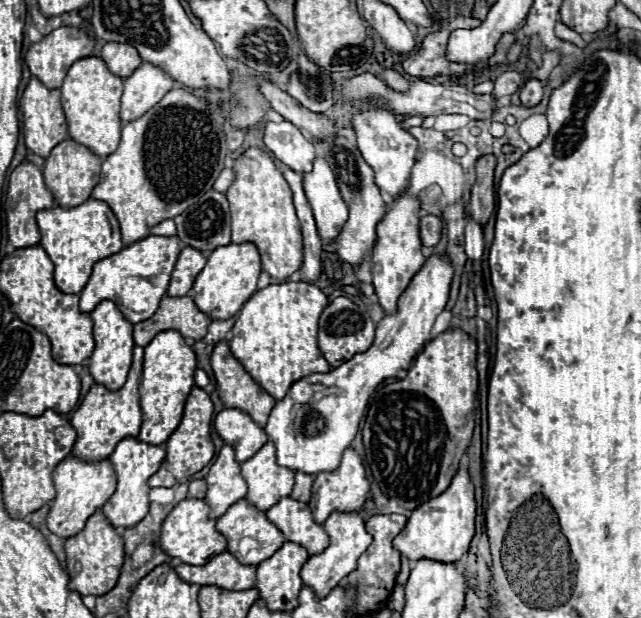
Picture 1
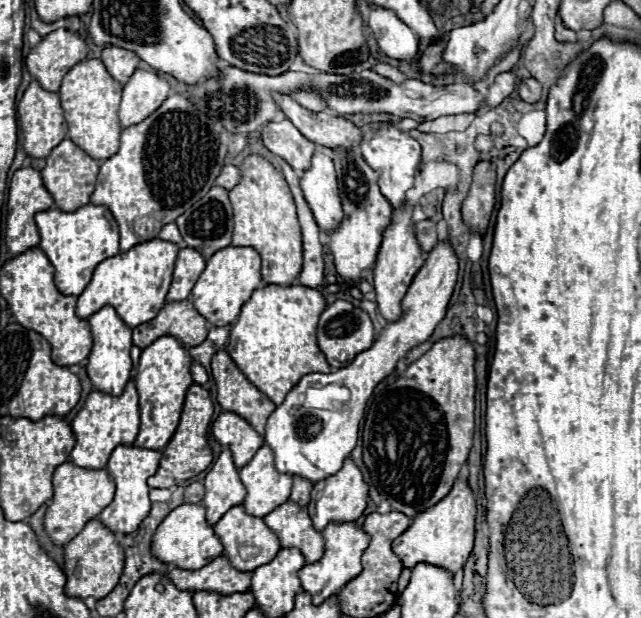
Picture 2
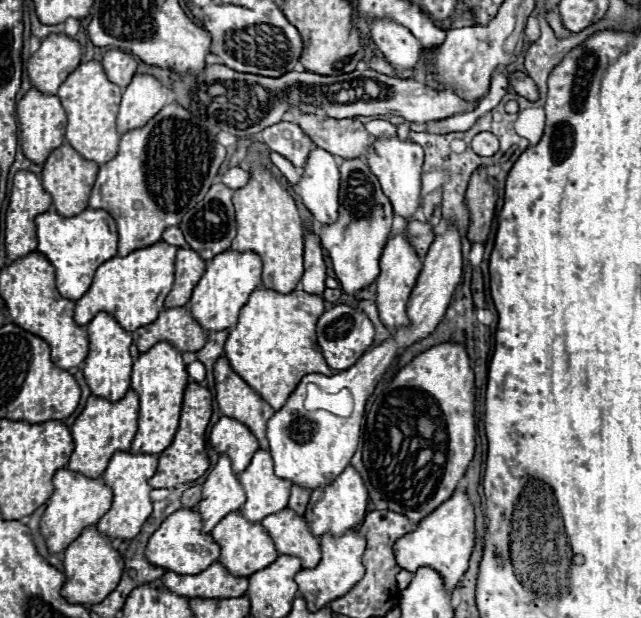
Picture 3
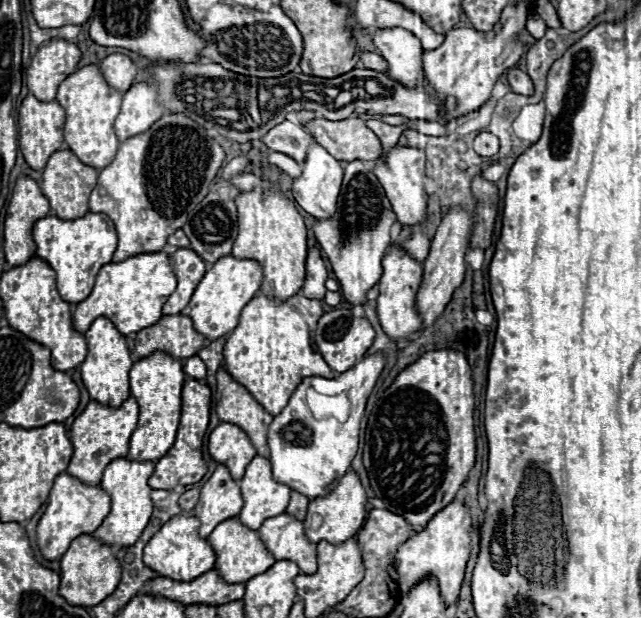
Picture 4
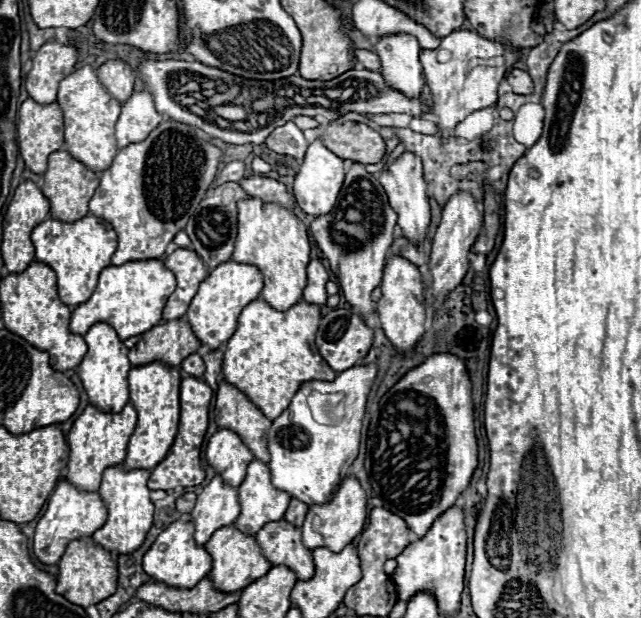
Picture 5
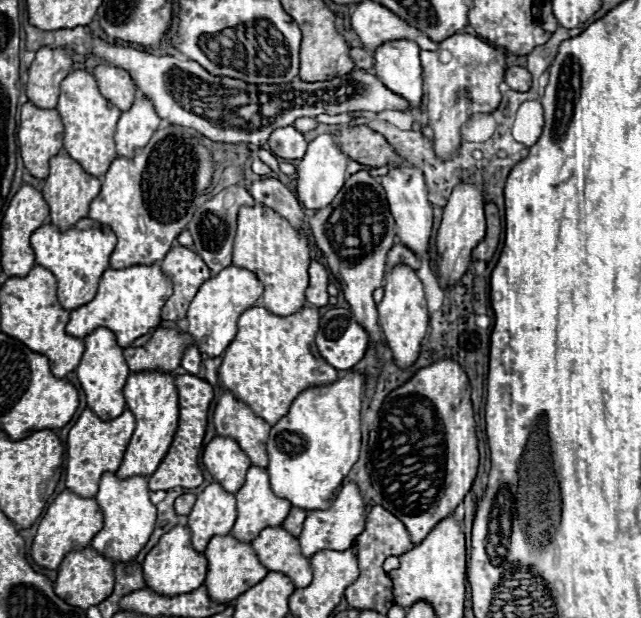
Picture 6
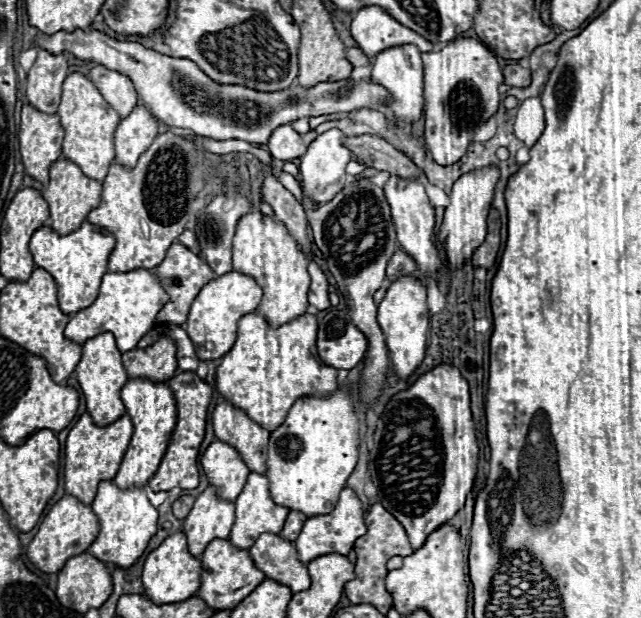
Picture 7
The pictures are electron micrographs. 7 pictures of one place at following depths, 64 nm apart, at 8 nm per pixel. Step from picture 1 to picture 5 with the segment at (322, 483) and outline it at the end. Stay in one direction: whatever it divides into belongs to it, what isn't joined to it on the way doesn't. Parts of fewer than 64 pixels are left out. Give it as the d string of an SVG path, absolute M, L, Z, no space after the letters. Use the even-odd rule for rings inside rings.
M346 476L340 482L340 486L338 486L338 490L336 490L336 494L332 496L330 502L310 506L310 510L306 514L306 520L304 520L304 526L302 526L304 546L308 546L310 550L326 546L326 548L338 552L362 532L366 516L368 516L368 512L366 512L366 494L364 494L360 482L354 476Z

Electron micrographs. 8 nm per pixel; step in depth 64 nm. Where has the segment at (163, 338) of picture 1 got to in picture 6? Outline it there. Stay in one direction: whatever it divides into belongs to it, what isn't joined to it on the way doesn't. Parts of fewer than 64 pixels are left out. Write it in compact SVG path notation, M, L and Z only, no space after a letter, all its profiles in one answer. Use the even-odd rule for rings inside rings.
M144 370L144 372L132 372L128 376L128 382L124 386L124 396L128 408L136 416L136 430L130 438L130 444L126 448L122 466L116 474L120 478L128 478L128 474L144 474L150 476L152 470L162 462L164 454L168 452L168 446L172 444L174 432L178 428L178 392L174 386L174 374L158 372L158 370Z

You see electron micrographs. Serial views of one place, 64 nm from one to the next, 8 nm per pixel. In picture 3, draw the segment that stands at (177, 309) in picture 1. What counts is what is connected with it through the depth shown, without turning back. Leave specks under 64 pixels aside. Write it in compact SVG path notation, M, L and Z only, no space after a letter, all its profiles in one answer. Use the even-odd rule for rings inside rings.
M186 306L162 310L152 324L134 330L132 338L140 352L146 352L162 340L174 344L180 352L196 352L206 344L204 328Z

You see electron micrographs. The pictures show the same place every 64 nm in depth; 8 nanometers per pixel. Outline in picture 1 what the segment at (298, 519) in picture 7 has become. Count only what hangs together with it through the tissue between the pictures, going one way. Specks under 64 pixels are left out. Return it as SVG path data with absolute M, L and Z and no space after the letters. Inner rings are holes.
M296 472L296 484L294 484L294 490L292 490L292 498L300 500L300 502L308 502L310 492L312 492L312 482L314 482L312 474Z

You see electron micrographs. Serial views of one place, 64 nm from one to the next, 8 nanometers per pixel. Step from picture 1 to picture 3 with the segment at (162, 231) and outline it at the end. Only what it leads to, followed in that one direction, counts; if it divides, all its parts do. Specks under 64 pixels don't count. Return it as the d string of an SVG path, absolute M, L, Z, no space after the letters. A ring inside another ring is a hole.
M178 226L166 228L164 234L162 234L162 242L172 244L172 246L178 246L178 248L188 248L188 244L186 244L186 240L184 240L184 236L182 236L182 232L180 232Z

